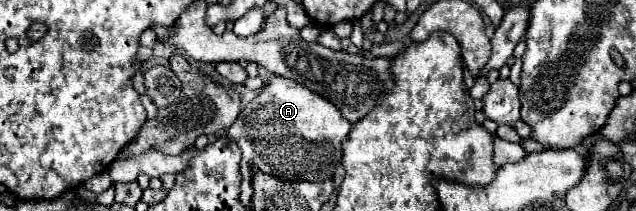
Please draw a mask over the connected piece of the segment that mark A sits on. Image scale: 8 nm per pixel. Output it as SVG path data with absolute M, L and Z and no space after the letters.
M270 76L262 92L248 102L240 116L236 118L236 124L232 124L227 130L227 137L236 140L236 144L242 150L242 166L258 166L262 172L284 178L284 180L306 180L306 182L320 182L334 178L340 172L340 160L342 160L342 140L348 136L350 124L340 116L340 110L324 100L320 94L312 92L310 88L298 84L296 80L282 78L282 76Z

